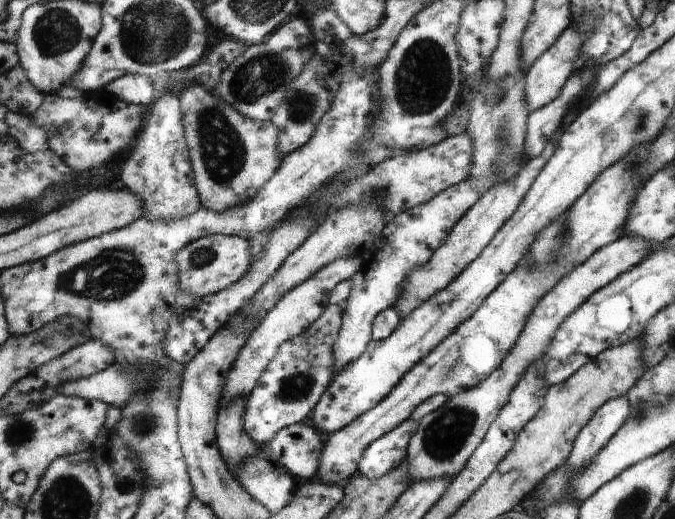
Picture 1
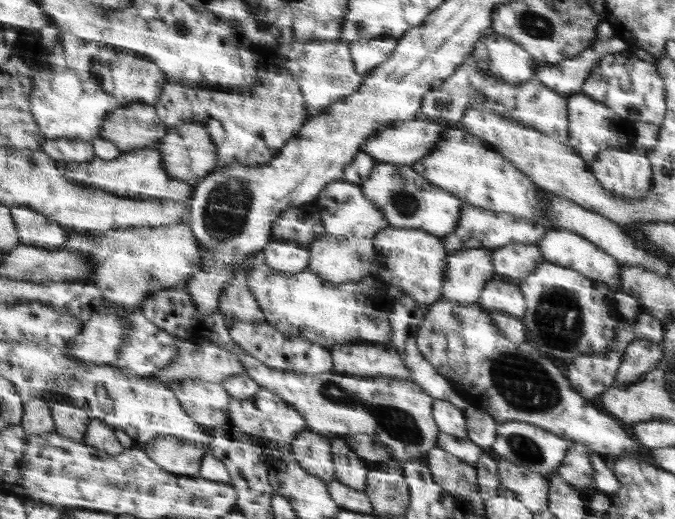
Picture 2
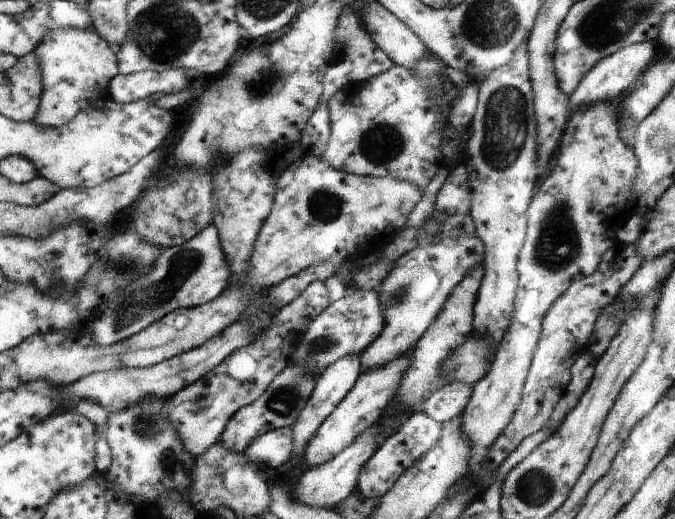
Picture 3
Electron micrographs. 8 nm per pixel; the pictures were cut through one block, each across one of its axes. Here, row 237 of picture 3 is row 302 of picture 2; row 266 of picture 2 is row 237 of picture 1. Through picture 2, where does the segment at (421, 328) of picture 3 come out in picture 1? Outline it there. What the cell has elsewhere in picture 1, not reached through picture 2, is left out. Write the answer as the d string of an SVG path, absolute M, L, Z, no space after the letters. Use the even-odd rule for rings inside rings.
M550 141L545 150L537 157L524 162L519 174L515 176L513 181L501 185L500 188L496 187L492 191L488 191L477 200L473 209L450 232L449 239L434 252L429 263L418 268L410 276L409 282L405 284L401 297L394 307L401 318L408 316L422 302L430 300L436 292L441 292L444 288L449 287L471 263L474 263L474 260L478 259L478 256L489 247L494 236L501 231L501 227L516 214L522 199L528 194L529 188L536 182L537 176L544 170L545 164L552 158L555 150L554 144Z

